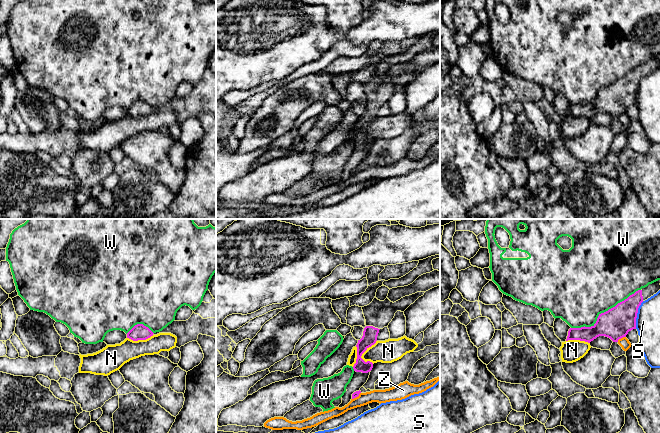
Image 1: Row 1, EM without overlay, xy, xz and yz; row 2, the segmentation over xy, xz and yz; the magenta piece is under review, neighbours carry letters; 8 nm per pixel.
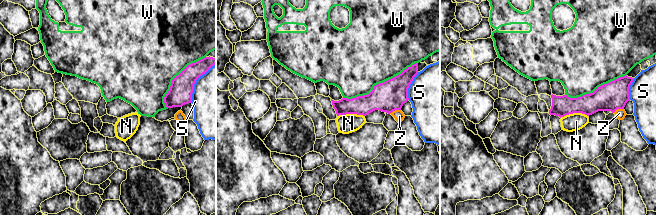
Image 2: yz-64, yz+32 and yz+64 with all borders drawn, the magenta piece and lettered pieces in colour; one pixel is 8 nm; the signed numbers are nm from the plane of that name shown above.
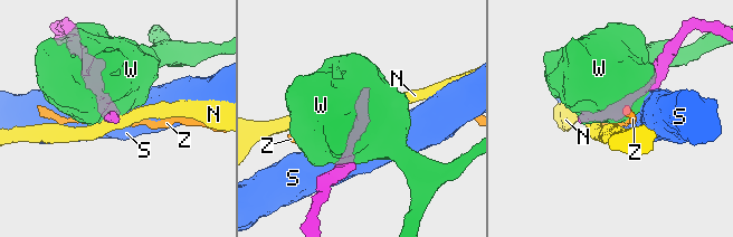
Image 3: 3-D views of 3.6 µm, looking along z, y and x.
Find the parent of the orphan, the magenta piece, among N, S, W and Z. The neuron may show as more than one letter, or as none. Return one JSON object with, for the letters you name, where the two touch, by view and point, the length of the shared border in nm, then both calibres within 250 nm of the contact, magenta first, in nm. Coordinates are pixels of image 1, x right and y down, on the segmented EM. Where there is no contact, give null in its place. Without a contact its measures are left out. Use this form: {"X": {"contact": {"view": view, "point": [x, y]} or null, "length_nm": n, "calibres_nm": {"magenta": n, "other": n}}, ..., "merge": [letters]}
{"merge": []}

